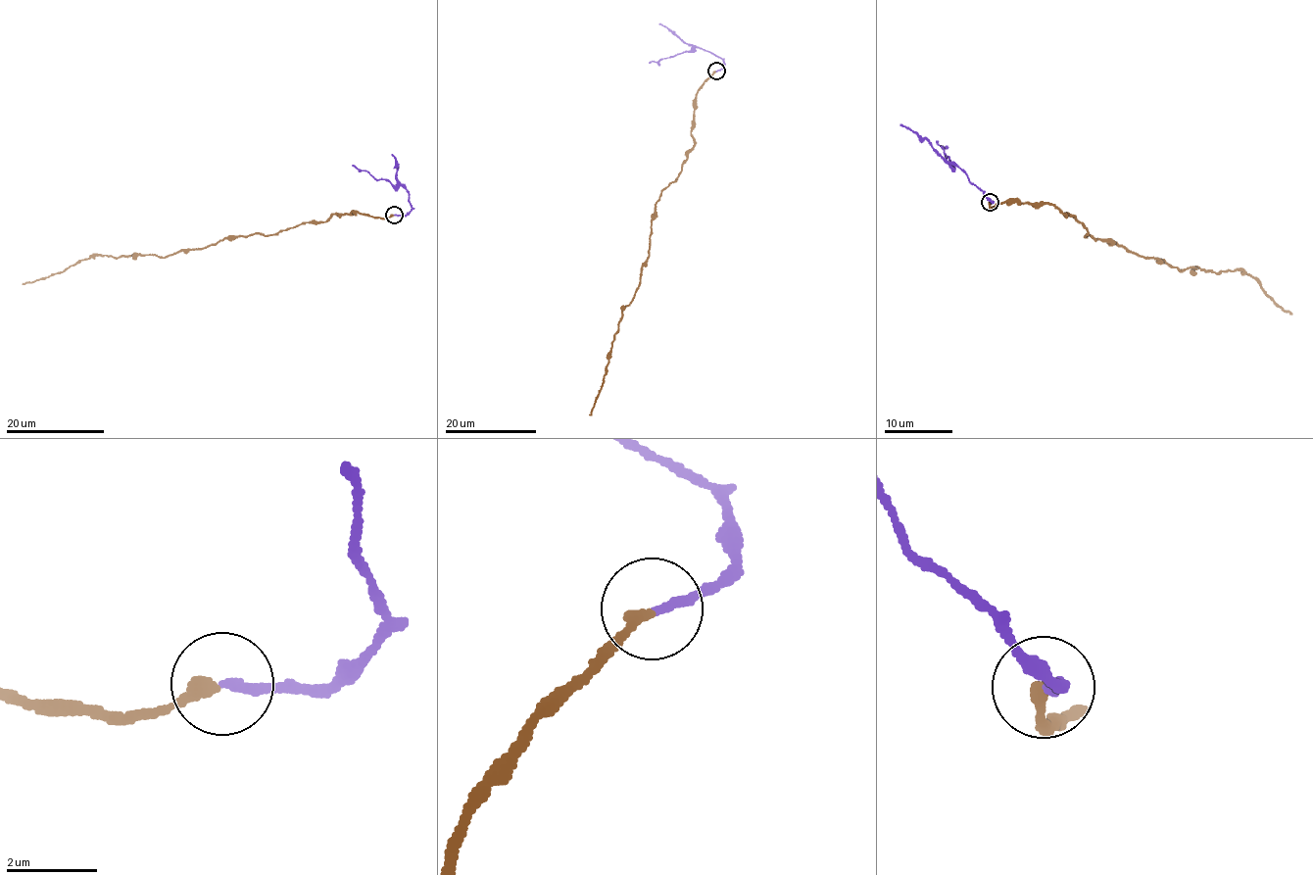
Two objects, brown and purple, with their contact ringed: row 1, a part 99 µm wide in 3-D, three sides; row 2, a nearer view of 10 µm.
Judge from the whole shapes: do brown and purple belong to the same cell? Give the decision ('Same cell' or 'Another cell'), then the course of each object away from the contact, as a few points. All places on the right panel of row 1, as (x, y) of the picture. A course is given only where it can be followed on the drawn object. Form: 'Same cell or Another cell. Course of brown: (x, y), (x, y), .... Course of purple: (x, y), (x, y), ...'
Another cell. Course of brown: (991, 202), (1052, 205), (1082, 221), (1084, 236), (1181, 270), (1245, 270), (1291, 315). Course of purple: (990, 202), (993, 201), (957, 167), (949, 164), (949, 157), (946, 158), (938, 141)

